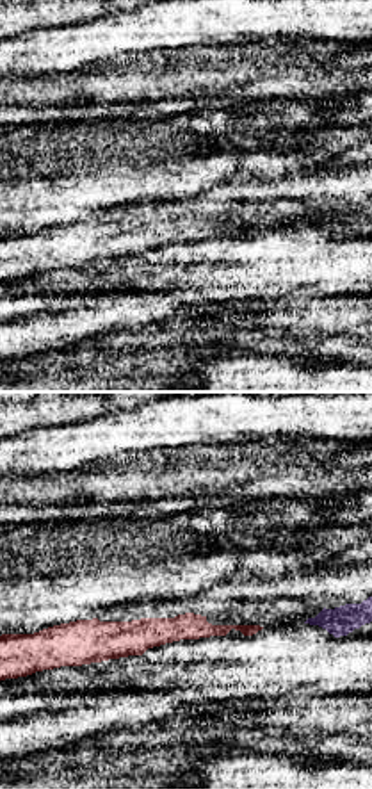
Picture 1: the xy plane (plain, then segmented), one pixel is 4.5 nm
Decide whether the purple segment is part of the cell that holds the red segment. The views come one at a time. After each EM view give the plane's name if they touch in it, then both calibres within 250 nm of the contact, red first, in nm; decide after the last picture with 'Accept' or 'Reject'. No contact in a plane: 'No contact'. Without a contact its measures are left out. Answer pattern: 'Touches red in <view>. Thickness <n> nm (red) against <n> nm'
No contact

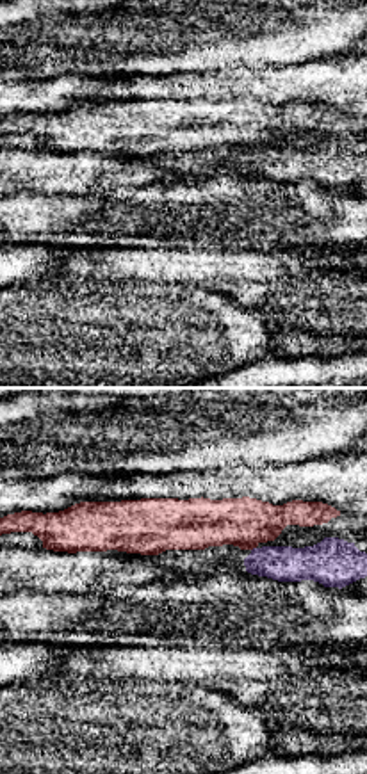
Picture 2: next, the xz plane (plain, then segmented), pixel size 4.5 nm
Touches red in xz. Thickness 220 nm (red) against 160 nm

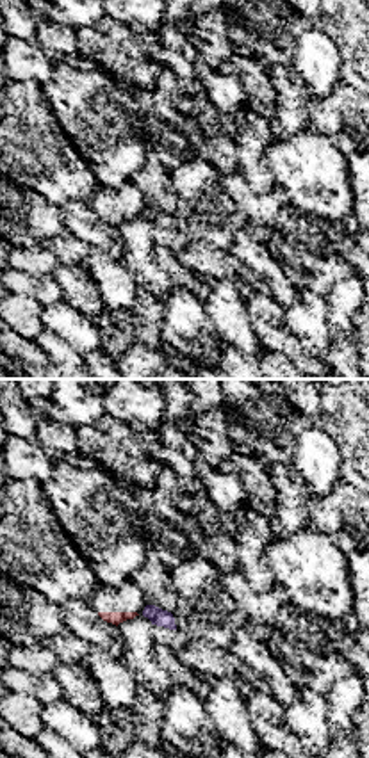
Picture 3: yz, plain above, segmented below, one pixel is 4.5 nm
No contact

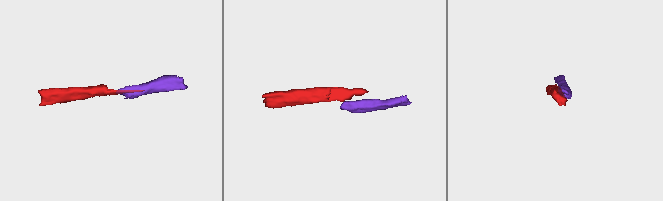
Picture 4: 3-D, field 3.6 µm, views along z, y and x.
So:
Reject

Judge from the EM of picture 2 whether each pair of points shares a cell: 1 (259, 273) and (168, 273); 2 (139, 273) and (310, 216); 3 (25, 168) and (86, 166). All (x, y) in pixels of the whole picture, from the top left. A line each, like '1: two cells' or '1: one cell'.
1: one cell
2: two cells
3: one cell

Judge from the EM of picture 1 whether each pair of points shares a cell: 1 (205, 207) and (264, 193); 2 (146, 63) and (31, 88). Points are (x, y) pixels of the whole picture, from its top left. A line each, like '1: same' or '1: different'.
1: same
2: same

